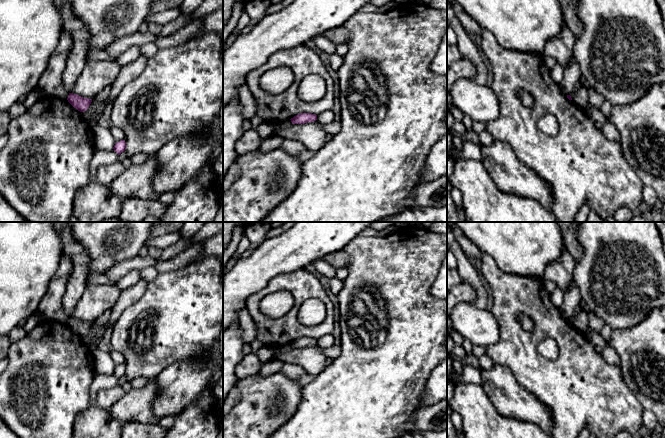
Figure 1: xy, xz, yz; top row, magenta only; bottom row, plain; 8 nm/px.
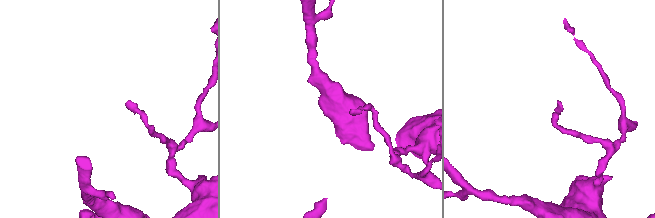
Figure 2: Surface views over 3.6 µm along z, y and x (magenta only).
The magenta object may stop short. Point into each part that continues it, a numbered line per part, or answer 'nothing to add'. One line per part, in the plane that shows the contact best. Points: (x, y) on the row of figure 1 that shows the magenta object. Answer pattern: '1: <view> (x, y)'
nothing to add

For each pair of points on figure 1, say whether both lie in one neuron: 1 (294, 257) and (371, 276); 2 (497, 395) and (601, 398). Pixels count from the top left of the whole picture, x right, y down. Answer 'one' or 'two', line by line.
1: two
2: two

